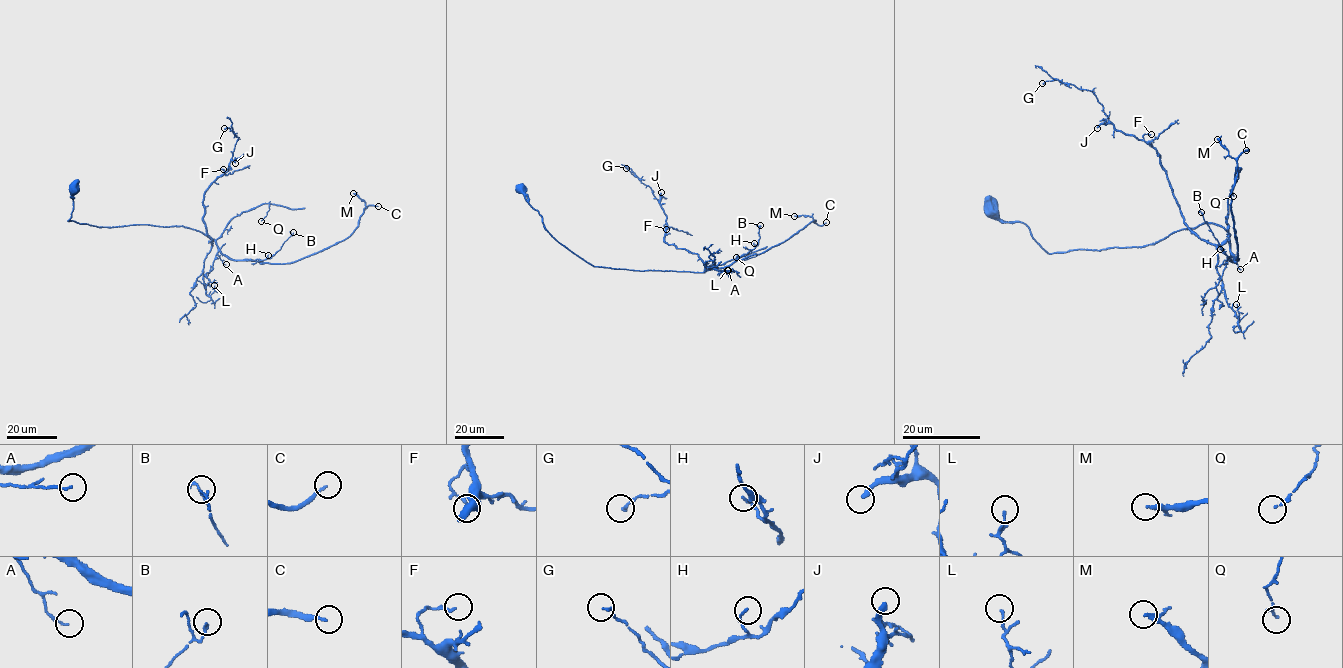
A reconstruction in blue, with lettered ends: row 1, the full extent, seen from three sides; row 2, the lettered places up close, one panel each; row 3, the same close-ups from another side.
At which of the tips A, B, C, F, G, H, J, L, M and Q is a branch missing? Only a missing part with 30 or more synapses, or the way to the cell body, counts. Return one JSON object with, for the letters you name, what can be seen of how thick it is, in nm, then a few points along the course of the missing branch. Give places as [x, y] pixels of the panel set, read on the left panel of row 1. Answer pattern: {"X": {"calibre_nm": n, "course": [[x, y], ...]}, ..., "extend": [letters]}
{"C": {"calibre_nm": 130}, "J": {"calibre_nm": 280, "course": [[235, 163], [238, 162], [213, 148], [217, 133], [201, 132], [198, 137], [201, 141], [212, 138], [219, 145]]}, "M": {"calibre_nm": 150, "course": [[353, 193], [324, 173], [316, 133], [266, 140], [249, 136], [252, 129], [258, 129], [257, 142], [244, 145]]}, "extend": ["C", "J", "M"]}

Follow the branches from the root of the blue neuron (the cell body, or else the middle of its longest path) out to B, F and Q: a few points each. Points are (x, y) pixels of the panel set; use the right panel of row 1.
B: (992, 209), (1003, 220), (1025, 225), (1049, 253), (1146, 246), (1214, 222), (1229, 232), (1234, 261), (1201, 212)
F: (992, 209), (1049, 253), (1146, 246), (1207, 222), (1227, 230), (1220, 244), (1184, 222), (1151, 134)
Q: (992, 209), (1025, 225), (1045, 251), (1063, 253), (1146, 246), (1207, 222), (1229, 234), (1238, 168), (1233, 196)

